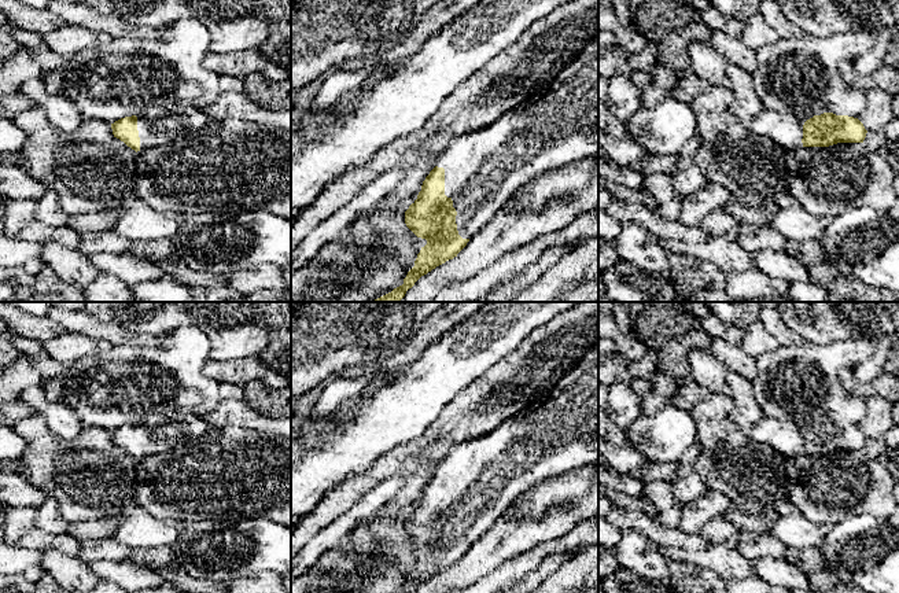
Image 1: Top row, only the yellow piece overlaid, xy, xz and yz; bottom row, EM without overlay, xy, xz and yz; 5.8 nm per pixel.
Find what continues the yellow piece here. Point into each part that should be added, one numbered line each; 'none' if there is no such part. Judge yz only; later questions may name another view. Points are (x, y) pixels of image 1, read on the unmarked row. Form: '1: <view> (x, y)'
1: yz (787, 438)

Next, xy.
1: xy (162, 437)

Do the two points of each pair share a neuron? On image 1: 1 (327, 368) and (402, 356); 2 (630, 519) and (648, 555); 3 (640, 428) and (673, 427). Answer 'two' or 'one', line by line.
1: two
2: two
3: one

